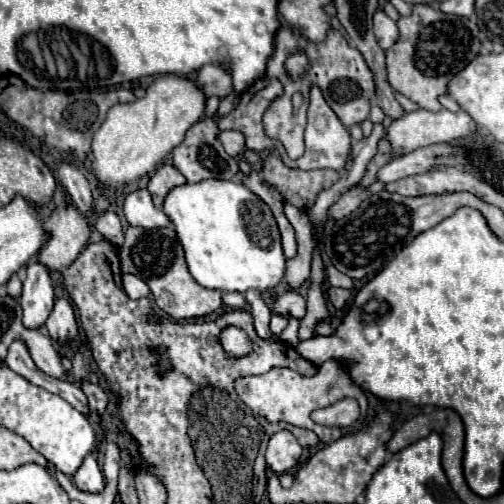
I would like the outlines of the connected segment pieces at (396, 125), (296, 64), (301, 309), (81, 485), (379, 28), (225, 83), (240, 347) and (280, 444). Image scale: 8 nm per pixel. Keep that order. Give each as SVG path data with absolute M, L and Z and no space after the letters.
M415 110L415 112L407 112L403 118L397 118L391 122L389 130L387 130L387 140L391 142L393 150L399 154L409 154L421 146L429 146L429 144L437 144L437 142L453 142L465 136L471 136L477 130L473 118L469 114L461 112L449 112L449 110L437 110L437 112L429 112L429 110Z
M305 54L289 56L287 58L287 70L289 70L291 78L299 78L307 70L307 58L305 58Z
M289 290L283 296L279 296L275 300L275 314L281 314L285 318L297 318L301 320L305 316L307 310L307 302L303 296L299 296L297 292Z
M87 456L81 464L81 468L75 472L73 482L83 492L101 492L105 488L105 478L101 468L97 466L97 460L93 456Z
M377 10L377 14L373 16L373 28L375 28L377 42L379 42L379 46L383 50L391 48L397 42L397 38L399 38L397 24L383 10Z
M213 64L203 66L195 76L195 84L203 90L207 98L219 96L223 100L233 92L229 70L225 70L223 66L213 66Z
M229 326L223 330L221 334L221 344L225 348L225 352L231 356L231 358L239 358L239 356L245 356L249 352L249 340L247 340L247 334L235 326Z
M281 430L275 436L271 436L269 446L267 446L267 466L275 472L275 474L283 474L289 472L301 456L301 444L297 442L297 438L293 438L293 434L289 430Z

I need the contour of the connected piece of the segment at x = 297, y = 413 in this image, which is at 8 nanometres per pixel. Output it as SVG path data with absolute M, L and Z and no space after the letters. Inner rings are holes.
M327 360L325 364L319 366L319 372L311 378L307 376L301 376L297 374L295 370L289 370L289 368L273 368L261 376L245 376L245 378L237 378L235 380L235 390L239 394L239 398L243 400L243 404L247 404L255 414L267 418L269 422L287 422L287 424L293 424L293 426L299 426L299 428L307 428L307 430L313 430L319 440L323 444L329 444L345 434L351 434L357 426L363 426L365 424L365 418L367 418L367 396L363 392L363 388L359 388L351 376L349 376L349 368L347 364L339 362L339 360ZM345 396L351 396L359 402L359 408L361 408L361 418L349 426L349 428L327 428L327 426L319 426L315 424L309 414L317 408L327 408L327 406L333 406L335 402L339 402L341 398Z

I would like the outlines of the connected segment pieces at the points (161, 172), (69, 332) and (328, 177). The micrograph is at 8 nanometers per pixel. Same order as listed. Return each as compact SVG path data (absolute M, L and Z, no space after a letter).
M163 164L161 168L157 168L157 172L151 176L149 186L147 186L151 196L153 196L153 204L157 208L161 208L169 190L173 190L175 186L181 186L185 182L187 182L185 176L177 168L173 168L171 164Z
M67 298L55 300L55 308L49 314L45 326L47 326L49 336L55 342L59 342L61 346L69 344L77 336L79 328L77 328L77 320L75 320L75 310Z
M269 152L263 160L263 178L267 184L277 188L287 204L299 210L309 210L317 194L339 180L335 170L297 170L283 164L277 152Z

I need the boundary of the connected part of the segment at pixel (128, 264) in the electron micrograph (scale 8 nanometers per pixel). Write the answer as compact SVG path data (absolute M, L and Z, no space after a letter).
M129 226L125 232L125 244L119 252L119 260L121 260L121 270L125 274L133 274L141 278L149 286L157 306L175 320L201 318L223 306L219 290L207 290L199 286L189 274L183 248L181 248L181 242L173 226L155 228L155 230L143 230L143 228Z

